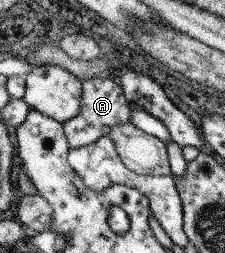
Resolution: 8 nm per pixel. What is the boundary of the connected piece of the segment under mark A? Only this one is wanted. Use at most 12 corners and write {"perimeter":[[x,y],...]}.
{"perimeter":[[114,74],[82,82],[81,113],[63,124],[70,149],[131,121]]}

